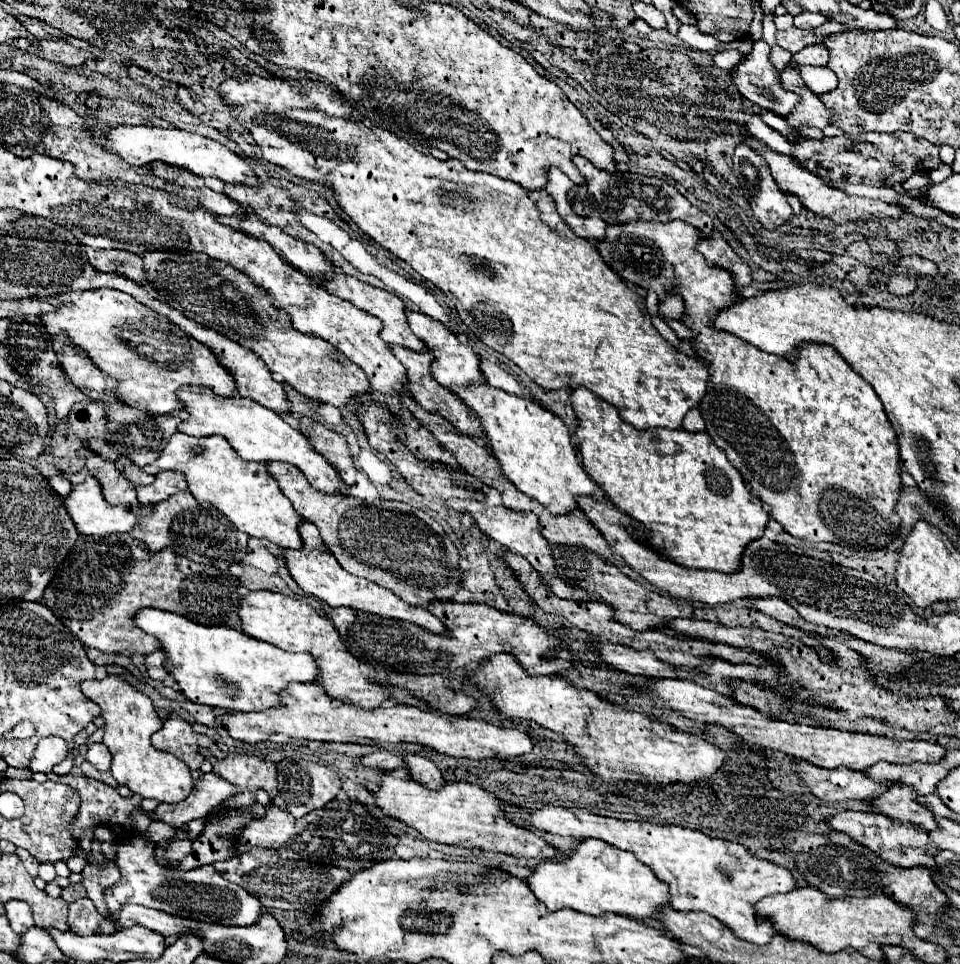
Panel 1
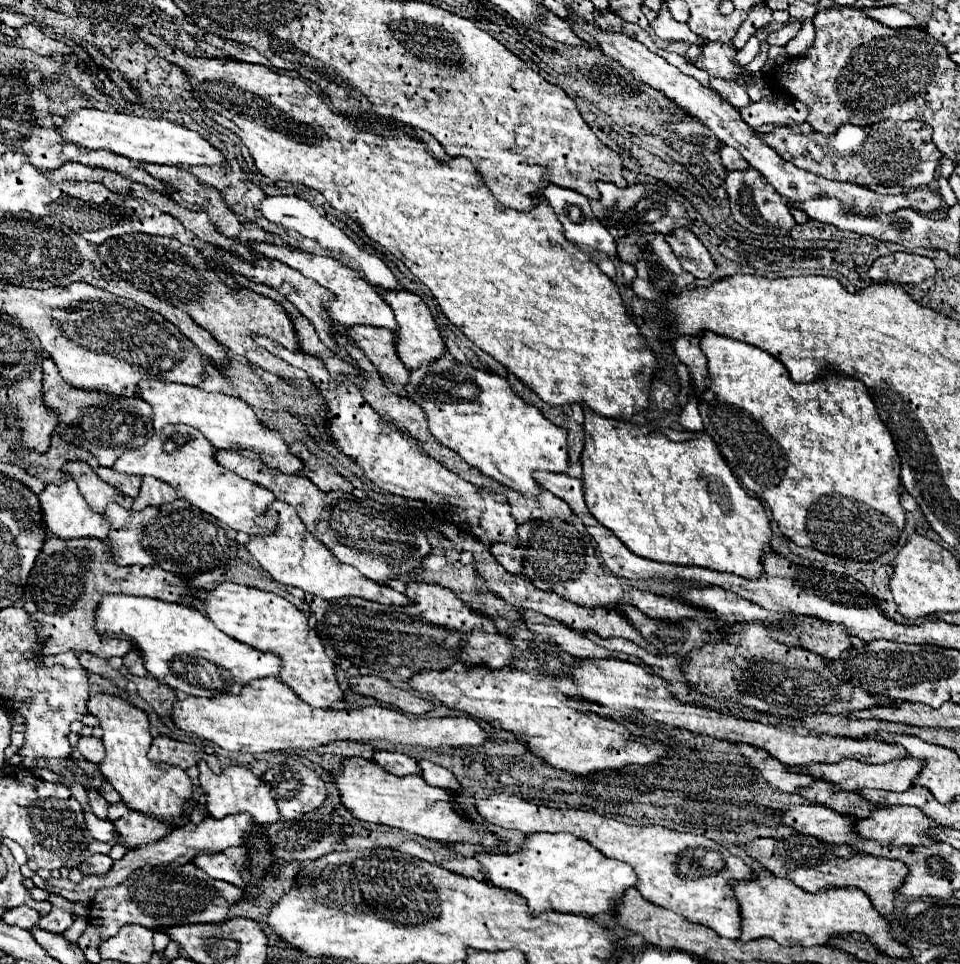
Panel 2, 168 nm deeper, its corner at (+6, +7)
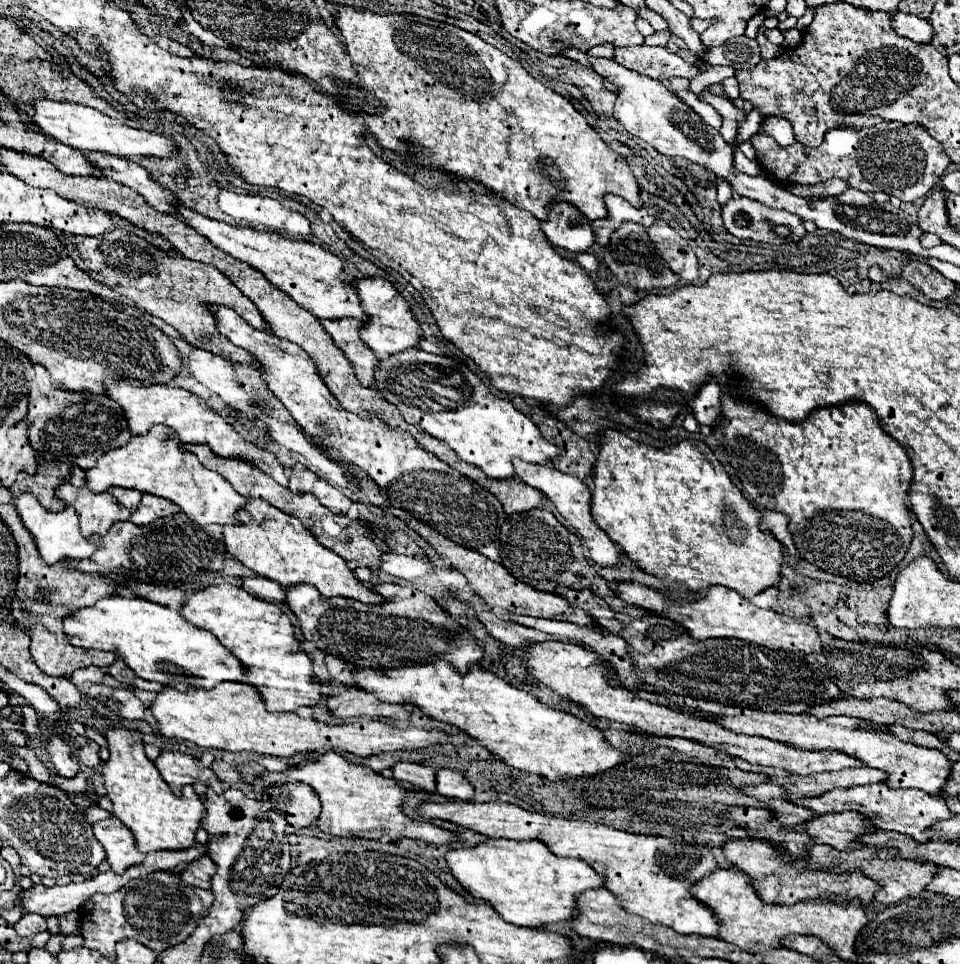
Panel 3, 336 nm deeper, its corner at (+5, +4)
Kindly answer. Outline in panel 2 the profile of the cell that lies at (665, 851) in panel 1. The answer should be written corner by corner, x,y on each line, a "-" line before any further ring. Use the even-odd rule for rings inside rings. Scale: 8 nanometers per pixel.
491,795
487,799
475,801
479,815
493,825
503,829
517,829
525,835
529,833
561,833
567,831
587,843
591,843
605,857
629,863
637,873
635,889
653,905
669,909
689,923
699,923
713,929
725,939
737,939
741,931
739,905
731,895
731,879
753,877
753,871
735,855
731,855
723,845
713,843
707,837
693,833
671,831
659,825
631,827
617,823
615,819
595,815
583,809
549,809
523,801
515,795

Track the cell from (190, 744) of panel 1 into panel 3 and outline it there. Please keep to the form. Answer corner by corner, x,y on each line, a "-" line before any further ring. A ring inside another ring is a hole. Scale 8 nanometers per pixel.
160,752
156,758
156,768
170,786
174,794
180,794
184,784
194,784
198,782
208,782
216,792
222,792
224,786
220,778
214,774
212,768
204,768
198,758
182,754
182,752

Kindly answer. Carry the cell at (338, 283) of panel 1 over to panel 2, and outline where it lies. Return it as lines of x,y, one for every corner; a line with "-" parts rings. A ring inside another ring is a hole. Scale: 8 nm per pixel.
249,241
247,243
251,251
255,251
257,255
261,257
267,257
267,259
275,259
275,261
281,261
297,271
301,271
305,277
311,277
315,279
319,285
323,285
325,289
329,289
335,299
323,303
323,307
327,309
329,317
343,325
343,327
349,327
349,325
379,325
379,327
385,327
385,329
391,329
395,331
395,317
393,317
393,311
391,307
387,307
387,303
383,303
383,297
375,291
375,287
371,287
355,269
347,267
345,263
341,263
339,259
335,257
321,257
321,255
311,255
307,251
301,251
301,249
291,249
291,247
283,247
283,245
273,245
273,243
257,243
257,241

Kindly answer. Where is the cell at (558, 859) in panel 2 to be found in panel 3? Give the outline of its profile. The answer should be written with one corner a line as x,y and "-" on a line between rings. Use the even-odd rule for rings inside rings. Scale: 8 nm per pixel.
488,840
484,844
478,844
474,848
454,848
446,854
446,862
450,866
450,872
458,878
458,882
474,896
484,898
494,906
494,910
510,924
526,926
526,928
538,928
552,922
564,922
568,918
574,918
576,914
576,900
582,894
582,890
602,888
604,876
596,874
588,862
580,858
560,858
544,846
540,840
530,842
516,842
516,840

